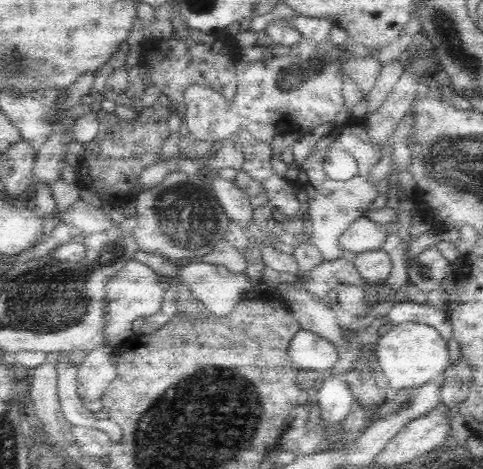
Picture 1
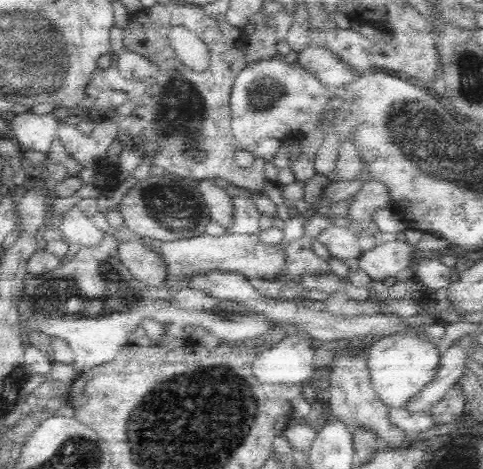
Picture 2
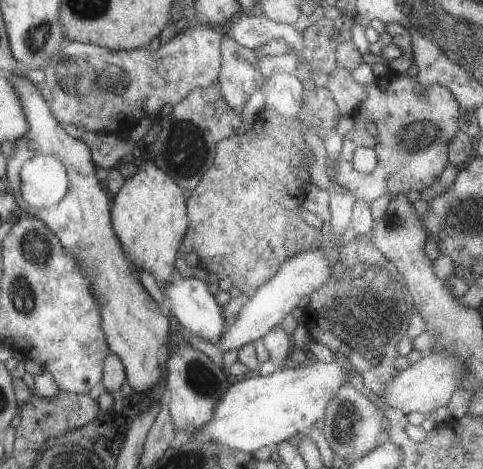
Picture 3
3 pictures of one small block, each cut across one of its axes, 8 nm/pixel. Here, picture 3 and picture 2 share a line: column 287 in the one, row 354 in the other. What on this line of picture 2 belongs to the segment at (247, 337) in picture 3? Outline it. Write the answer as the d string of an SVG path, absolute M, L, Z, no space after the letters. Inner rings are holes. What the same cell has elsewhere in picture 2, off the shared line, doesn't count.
M282 338L274 348L268 348L254 358L254 378L270 388L282 384L304 386L314 376L314 354L316 350L312 350L302 338Z

